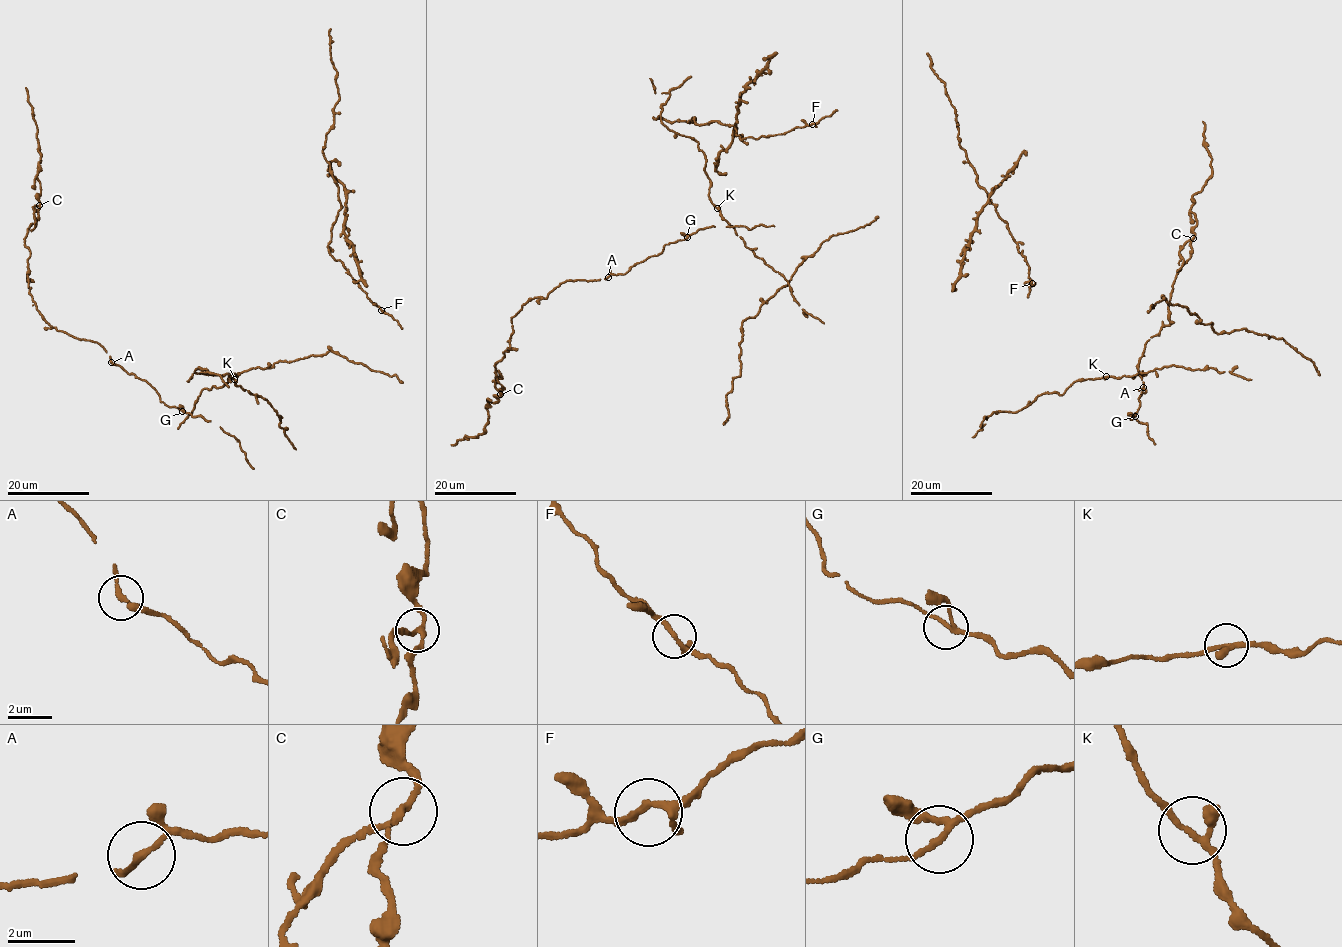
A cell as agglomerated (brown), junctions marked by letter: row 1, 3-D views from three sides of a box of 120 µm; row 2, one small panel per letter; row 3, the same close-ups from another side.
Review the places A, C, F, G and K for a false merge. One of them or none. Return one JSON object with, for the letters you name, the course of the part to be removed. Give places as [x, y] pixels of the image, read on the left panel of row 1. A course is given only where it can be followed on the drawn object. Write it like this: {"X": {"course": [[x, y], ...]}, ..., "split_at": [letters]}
{"C": {"course": [[38, 206], [34, 208], [35, 226], [30, 230]]}, "split_at": ["C"]}

